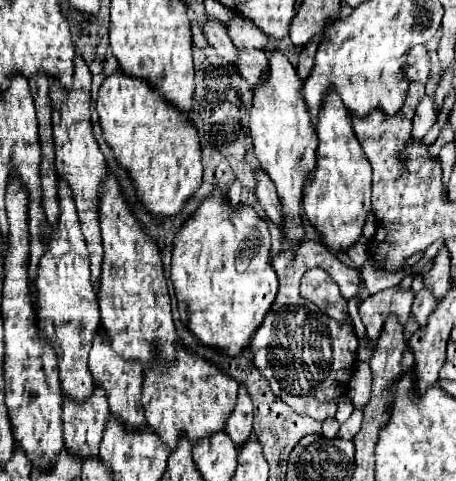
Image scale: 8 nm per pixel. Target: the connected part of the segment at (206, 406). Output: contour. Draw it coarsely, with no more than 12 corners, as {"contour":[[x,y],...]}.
{"contour":[[181,344],[145,372],[147,426],[171,452],[225,430],[239,384]]}

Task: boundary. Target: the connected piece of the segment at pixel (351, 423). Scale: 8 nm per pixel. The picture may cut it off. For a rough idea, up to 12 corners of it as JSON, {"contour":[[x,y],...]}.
{"contour":[[355,410],[341,424],[339,438],[353,440],[361,428],[361,410]]}

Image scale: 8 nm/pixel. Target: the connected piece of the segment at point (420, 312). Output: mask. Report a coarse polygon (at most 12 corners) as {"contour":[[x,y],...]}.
{"contour":[[423,288],[415,294],[411,314],[415,322],[425,326],[433,312],[435,298]]}

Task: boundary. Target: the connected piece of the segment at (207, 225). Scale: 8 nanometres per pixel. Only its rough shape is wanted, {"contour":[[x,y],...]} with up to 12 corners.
{"contour":[[215,190],[175,238],[199,344],[241,356],[277,294],[271,234]]}

